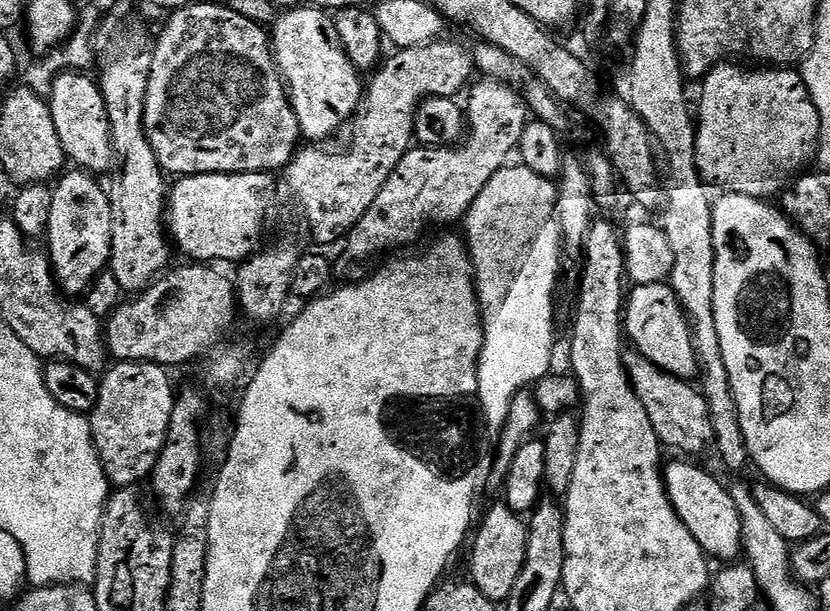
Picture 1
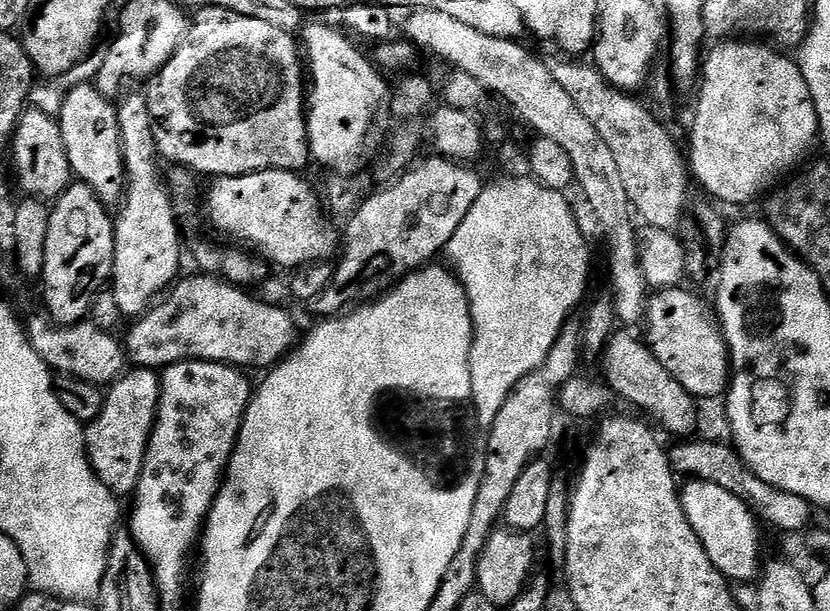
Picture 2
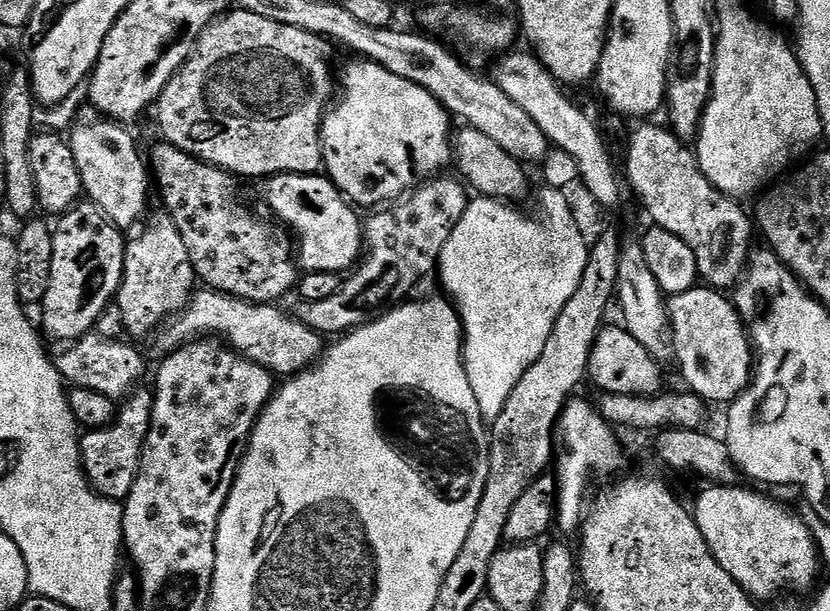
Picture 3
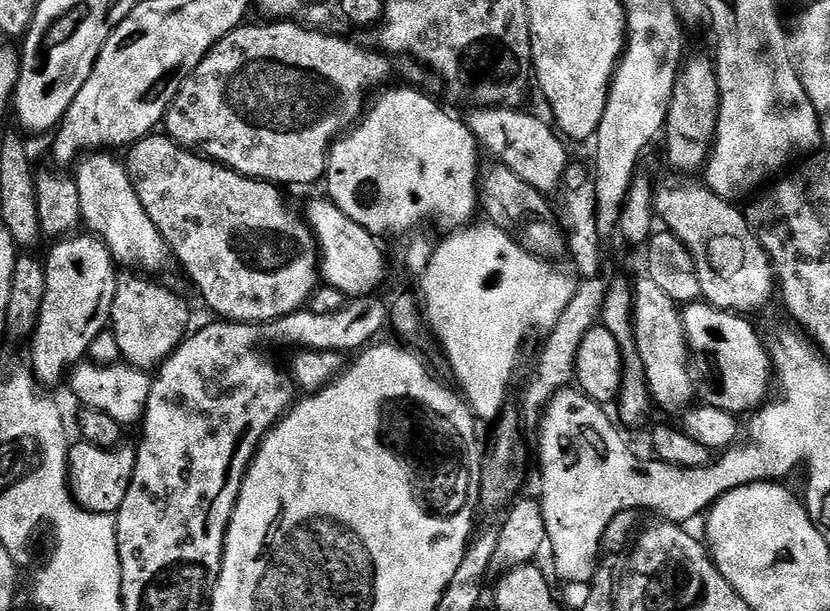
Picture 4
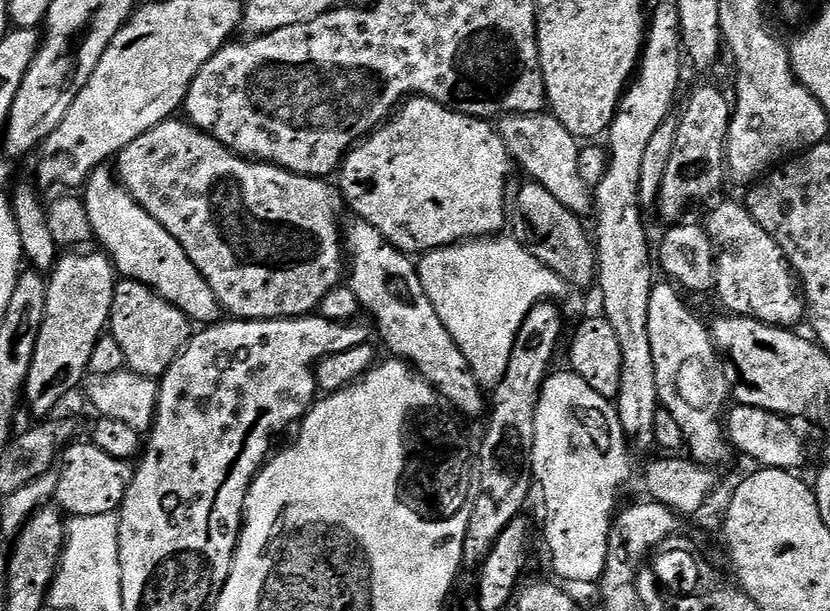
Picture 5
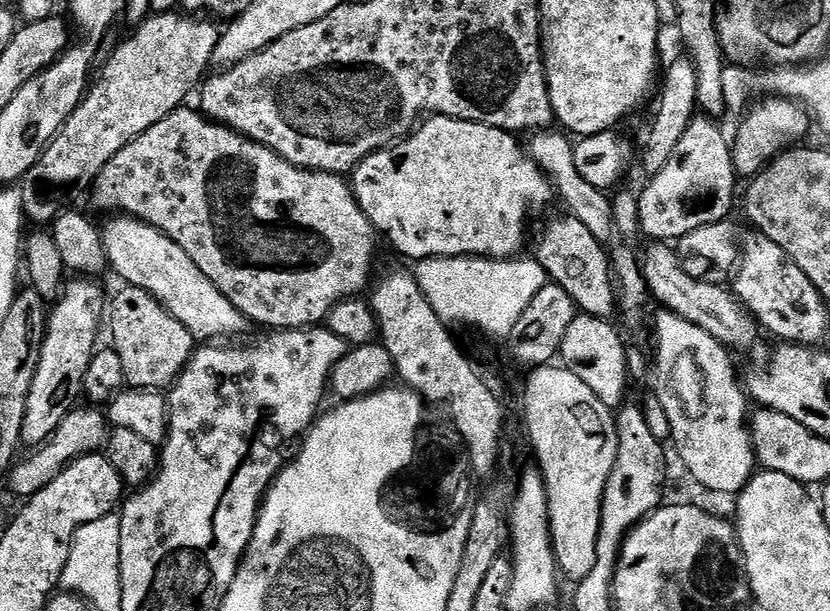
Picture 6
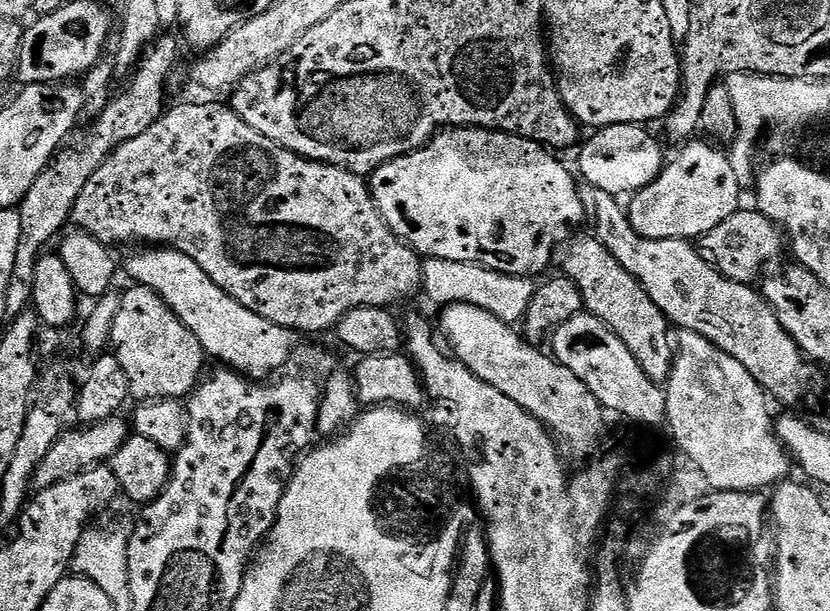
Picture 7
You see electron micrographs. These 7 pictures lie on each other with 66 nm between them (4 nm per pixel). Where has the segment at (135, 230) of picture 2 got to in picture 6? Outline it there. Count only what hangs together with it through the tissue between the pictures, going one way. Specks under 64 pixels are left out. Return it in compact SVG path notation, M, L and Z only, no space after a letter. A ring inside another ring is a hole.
M121 287L116 301L111 301L112 340L111 347L122 358L124 379L131 387L149 390L168 390L184 371L194 351L190 330L144 289Z

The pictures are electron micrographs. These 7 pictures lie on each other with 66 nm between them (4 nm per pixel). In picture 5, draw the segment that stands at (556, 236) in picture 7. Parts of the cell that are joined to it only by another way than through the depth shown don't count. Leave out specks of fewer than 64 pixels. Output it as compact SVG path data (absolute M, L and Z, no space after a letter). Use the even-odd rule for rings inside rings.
M414 96L404 101L402 107L389 119L388 123L381 124L371 136L360 141L345 155L343 164L338 169L340 176L339 191L346 201L349 209L356 211L355 215L361 220L373 224L395 248L409 254L427 254L433 248L446 248L454 244L463 244L470 240L492 238L503 233L506 228L506 193L508 188L508 175L512 172L513 153L499 131L489 121L480 120L476 116L467 116L448 108L445 104L439 104L428 100L425 96Z

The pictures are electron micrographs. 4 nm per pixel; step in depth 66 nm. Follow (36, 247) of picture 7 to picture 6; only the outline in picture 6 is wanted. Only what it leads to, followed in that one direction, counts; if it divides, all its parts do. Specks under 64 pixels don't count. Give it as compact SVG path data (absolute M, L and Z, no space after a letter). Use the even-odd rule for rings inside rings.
M173 10L149 15L147 20L140 21L138 26L131 29L132 36L125 35L121 39L113 56L99 71L100 81L97 84L95 81L95 84L89 87L80 105L60 127L59 134L49 142L38 162L34 162L31 170L24 175L20 197L25 217L31 223L32 220L36 223L33 225L51 225L56 217L69 207L68 199L71 198L72 192L87 193L106 166L106 162L110 162L110 158L114 158L114 154L118 154L122 146L134 142L134 138L138 138L138 134L146 134L146 130L150 130L154 122L162 122L166 114L181 107L187 101L184 99L191 94L192 87L194 92L197 85L205 79L209 71L207 68L212 64L214 46L218 46L220 41L221 29L215 28L211 19L197 18L192 14L180 17L178 13L179 11Z

